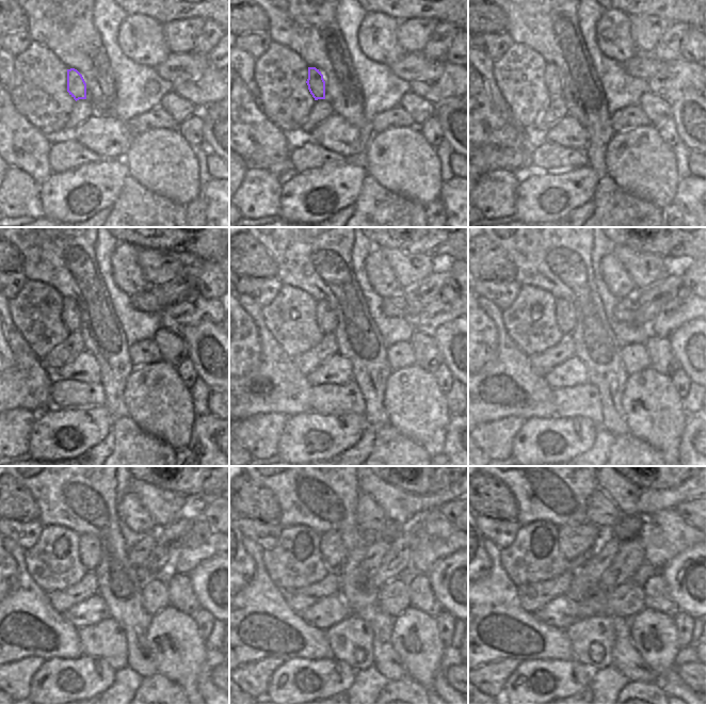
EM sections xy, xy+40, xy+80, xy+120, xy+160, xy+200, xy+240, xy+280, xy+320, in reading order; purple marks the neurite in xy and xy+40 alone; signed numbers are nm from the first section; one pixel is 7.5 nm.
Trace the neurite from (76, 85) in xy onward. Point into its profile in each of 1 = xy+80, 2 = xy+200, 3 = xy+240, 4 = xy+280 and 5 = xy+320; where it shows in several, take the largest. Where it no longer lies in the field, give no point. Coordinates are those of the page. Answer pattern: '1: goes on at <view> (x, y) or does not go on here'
1: goes on at xy+80 (552, 78)
2: goes on at xy+200 (565, 319)
3: goes on at xy+240 (90, 547)
4: goes on at xy+280 (331, 545)
5: goes on at xy+320 (576, 540)

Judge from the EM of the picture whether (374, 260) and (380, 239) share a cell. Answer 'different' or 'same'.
different

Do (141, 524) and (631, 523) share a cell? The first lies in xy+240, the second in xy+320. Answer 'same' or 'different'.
different

